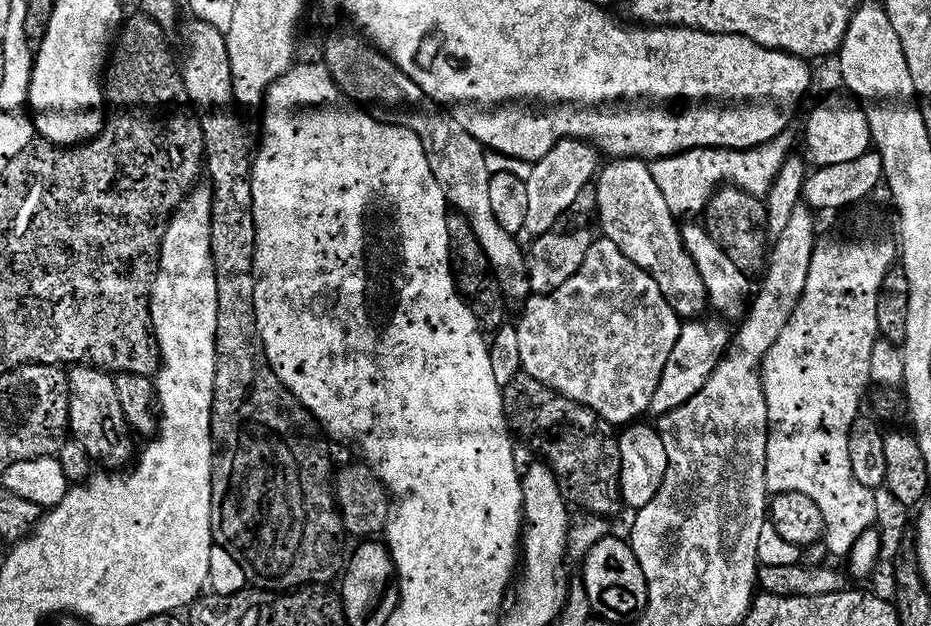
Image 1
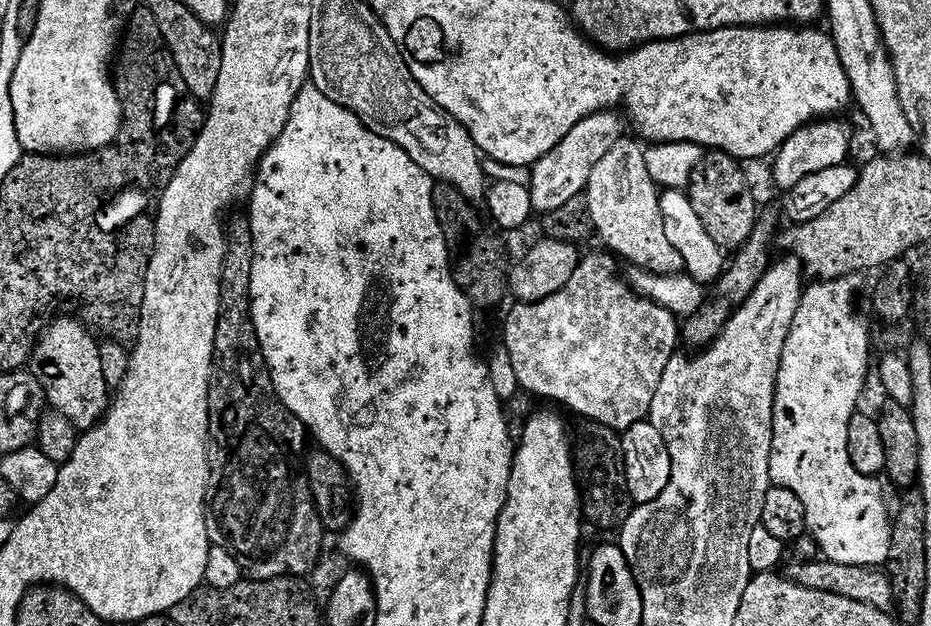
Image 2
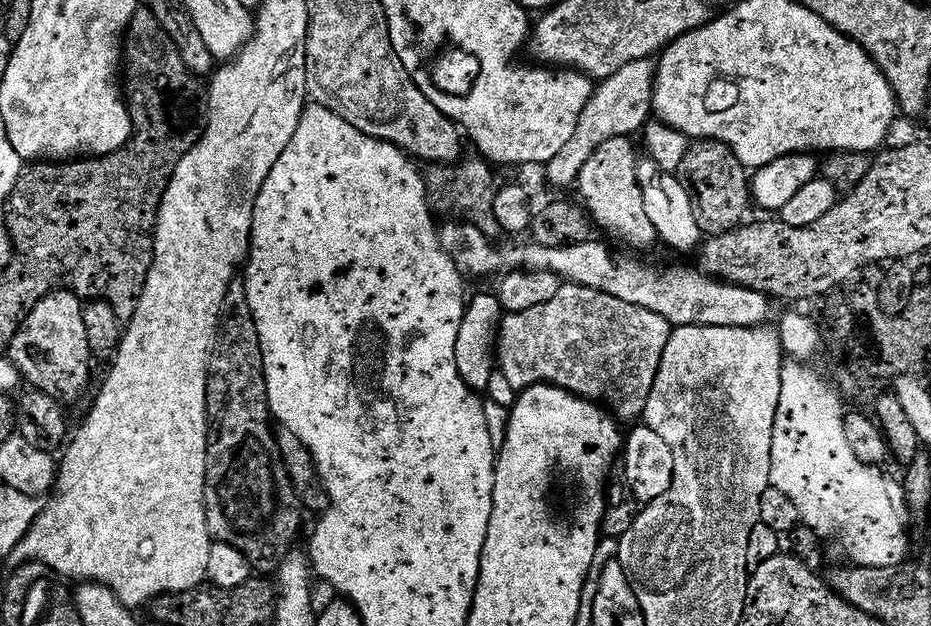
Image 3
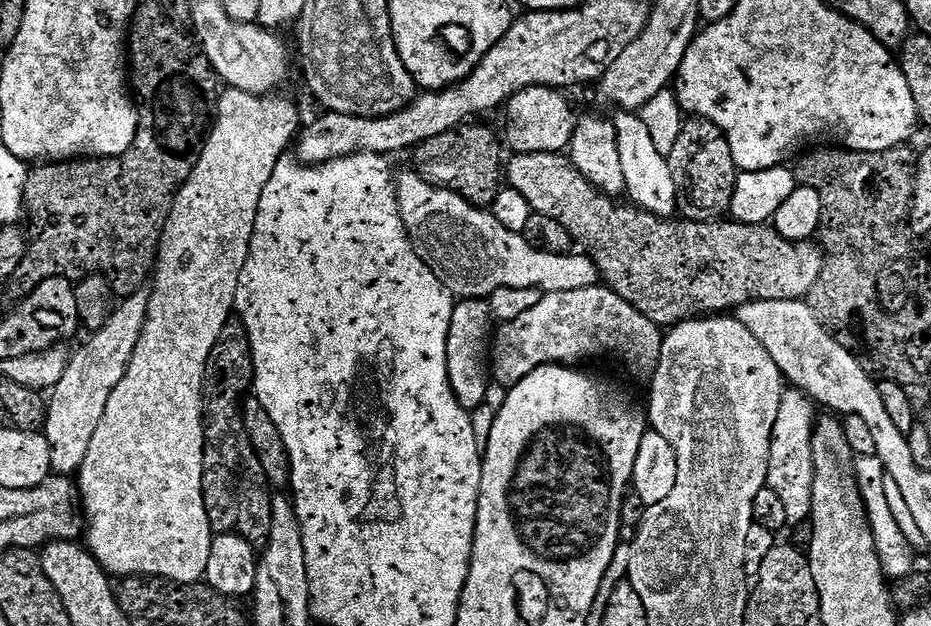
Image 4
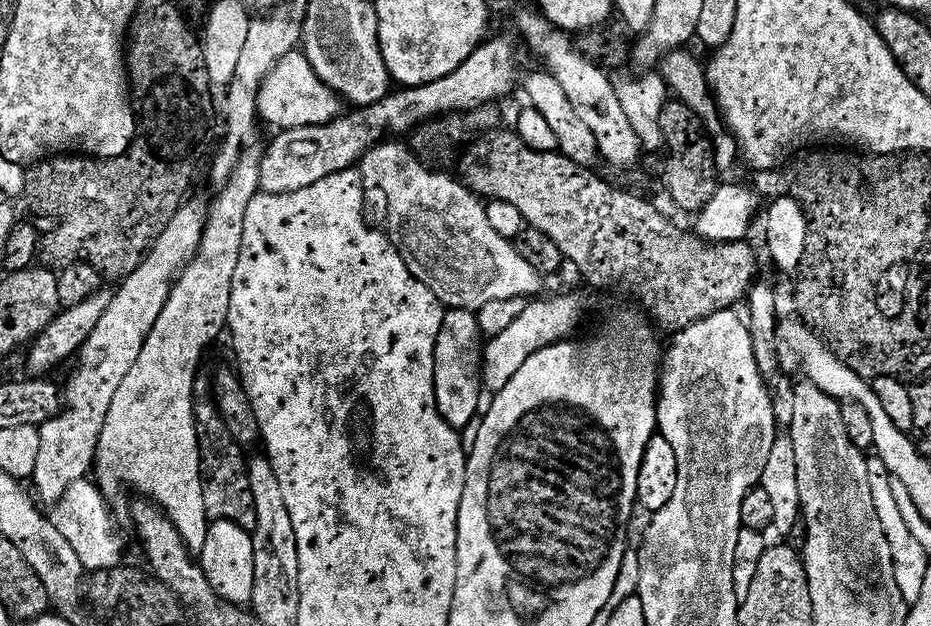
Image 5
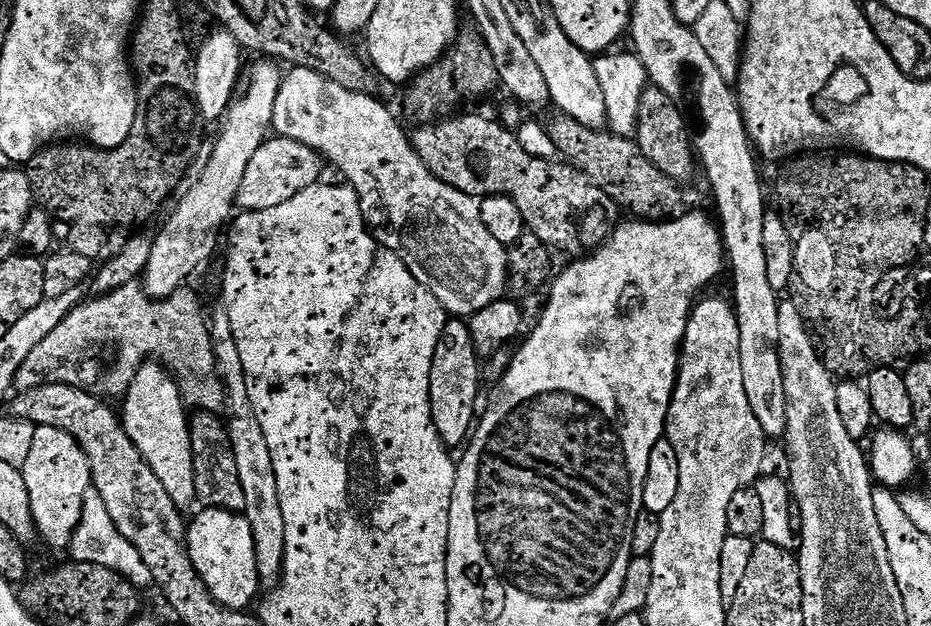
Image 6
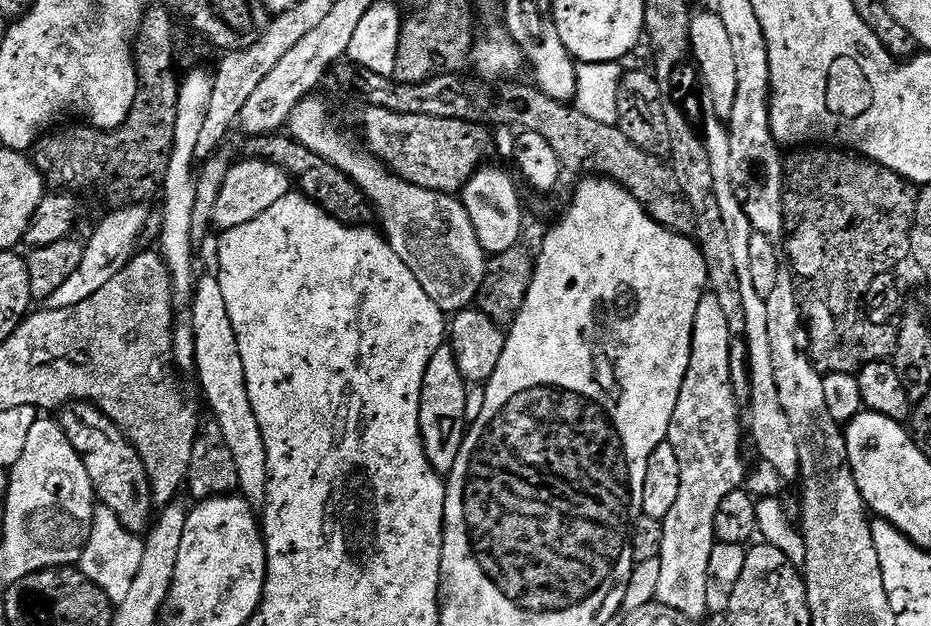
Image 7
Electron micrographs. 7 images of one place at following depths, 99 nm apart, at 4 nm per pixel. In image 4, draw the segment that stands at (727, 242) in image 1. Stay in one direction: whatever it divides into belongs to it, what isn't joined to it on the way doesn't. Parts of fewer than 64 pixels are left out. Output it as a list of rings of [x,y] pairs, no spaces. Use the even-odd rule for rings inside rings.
[[[699,118],[684,122],[667,162],[677,190],[676,206],[685,221],[716,222],[731,209],[738,169],[728,138],[719,128]]]

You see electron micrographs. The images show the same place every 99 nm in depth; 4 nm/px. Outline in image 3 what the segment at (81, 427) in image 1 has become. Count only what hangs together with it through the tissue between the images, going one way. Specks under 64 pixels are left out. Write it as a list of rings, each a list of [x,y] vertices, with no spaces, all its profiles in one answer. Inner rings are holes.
[[[57,290],[42,298],[30,310],[30,314],[20,325],[8,347],[7,357],[20,371],[21,377],[28,380],[33,389],[50,394],[61,402],[76,400],[88,388],[92,380],[94,355],[86,336],[86,323],[83,321],[85,305],[75,292]]]

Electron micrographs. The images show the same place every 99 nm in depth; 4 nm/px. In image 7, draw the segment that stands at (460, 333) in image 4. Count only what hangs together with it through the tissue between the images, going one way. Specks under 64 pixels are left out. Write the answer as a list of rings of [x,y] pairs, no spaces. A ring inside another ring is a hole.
[[[451,345],[439,347],[430,360],[423,379],[422,398],[419,402],[419,428],[427,460],[432,468],[443,476],[452,471],[464,441],[464,433],[467,431],[467,391],[468,384],[459,372]]]

